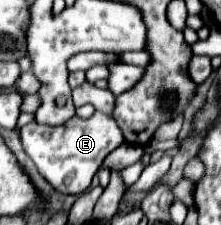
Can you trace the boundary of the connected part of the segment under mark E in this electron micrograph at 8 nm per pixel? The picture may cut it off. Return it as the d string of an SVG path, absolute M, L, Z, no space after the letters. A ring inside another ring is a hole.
M95 112L91 118L83 119L73 116L61 126L47 126L47 124L25 124L21 128L21 142L27 156L35 162L39 174L61 194L83 194L93 180L103 158L119 148L125 138L117 126L117 122L103 114Z

